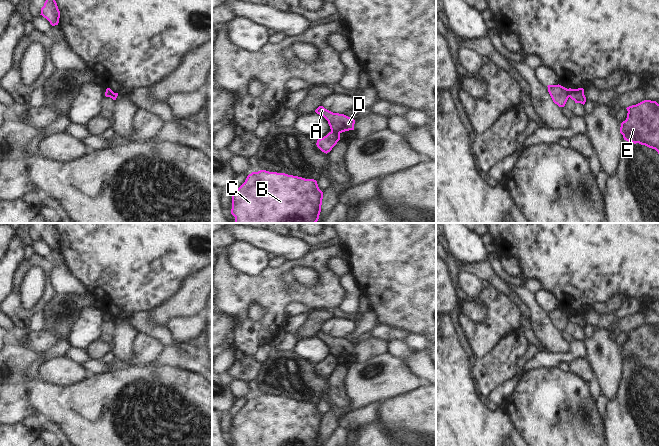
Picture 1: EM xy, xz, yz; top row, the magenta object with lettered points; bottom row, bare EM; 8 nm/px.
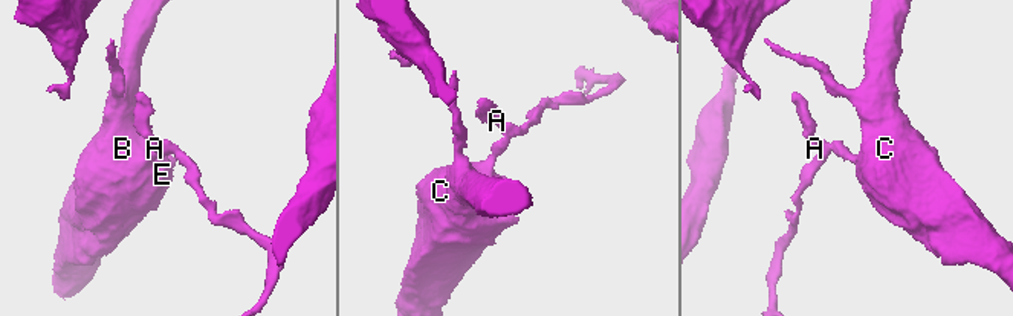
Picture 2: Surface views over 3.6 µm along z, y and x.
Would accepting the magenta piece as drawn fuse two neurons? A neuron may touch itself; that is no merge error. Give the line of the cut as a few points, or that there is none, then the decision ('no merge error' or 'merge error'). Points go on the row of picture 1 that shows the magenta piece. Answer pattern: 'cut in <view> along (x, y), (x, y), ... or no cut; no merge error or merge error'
cut in xz along (331, 130), (339, 133); merge error

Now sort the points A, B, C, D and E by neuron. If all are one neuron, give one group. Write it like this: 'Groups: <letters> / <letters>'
Groups: A D / B C E

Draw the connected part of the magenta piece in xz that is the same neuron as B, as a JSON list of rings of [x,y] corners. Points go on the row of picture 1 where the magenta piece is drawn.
[[[260,170],[249,174],[232,195],[231,214],[235,223],[316,223],[322,199],[323,192],[314,179]]]

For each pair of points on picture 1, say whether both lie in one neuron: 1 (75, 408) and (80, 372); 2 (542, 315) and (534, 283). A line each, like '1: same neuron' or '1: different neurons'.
1: different neurons
2: same neuron

